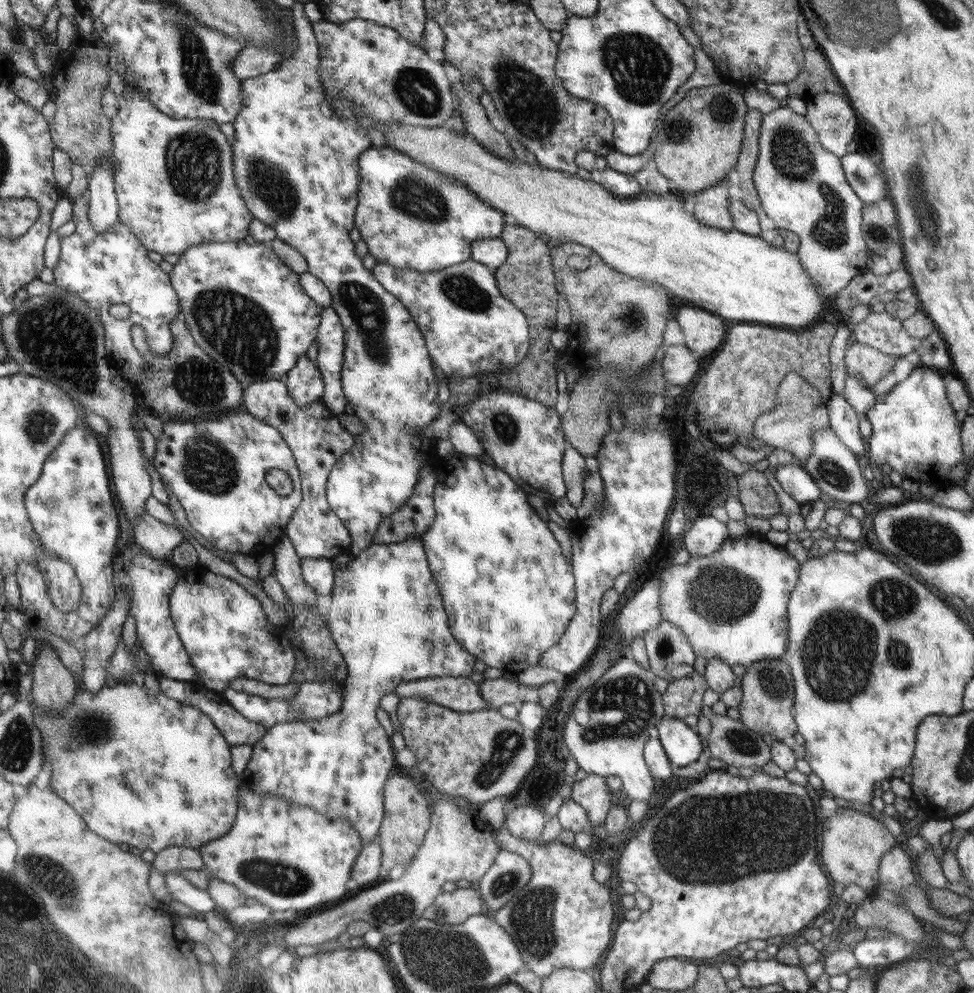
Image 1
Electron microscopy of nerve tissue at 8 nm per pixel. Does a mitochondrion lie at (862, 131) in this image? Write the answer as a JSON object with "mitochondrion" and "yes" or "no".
{"mitochondrion":"yes"}

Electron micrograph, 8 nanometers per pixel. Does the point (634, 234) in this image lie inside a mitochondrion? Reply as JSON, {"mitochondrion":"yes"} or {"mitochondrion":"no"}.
{"mitochondrion":"no"}

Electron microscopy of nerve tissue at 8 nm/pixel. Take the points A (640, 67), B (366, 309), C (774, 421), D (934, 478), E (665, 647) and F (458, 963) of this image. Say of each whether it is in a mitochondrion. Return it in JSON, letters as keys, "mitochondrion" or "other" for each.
{"A":"mitochondrion","B":"mitochondrion","C":"other","D":"other","E":"mitochondrion","F":"mitochondrion"}

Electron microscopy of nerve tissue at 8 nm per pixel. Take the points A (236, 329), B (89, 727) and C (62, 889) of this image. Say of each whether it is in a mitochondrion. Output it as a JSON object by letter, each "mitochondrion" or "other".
{"A":"mitochondrion","B":"mitochondrion","C":"mitochondrion"}

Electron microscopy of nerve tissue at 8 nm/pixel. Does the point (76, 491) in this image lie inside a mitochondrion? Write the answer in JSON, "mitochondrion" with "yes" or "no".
{"mitochondrion":"yes"}

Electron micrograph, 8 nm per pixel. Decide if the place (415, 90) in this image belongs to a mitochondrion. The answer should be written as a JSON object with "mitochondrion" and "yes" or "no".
{"mitochondrion":"yes"}

